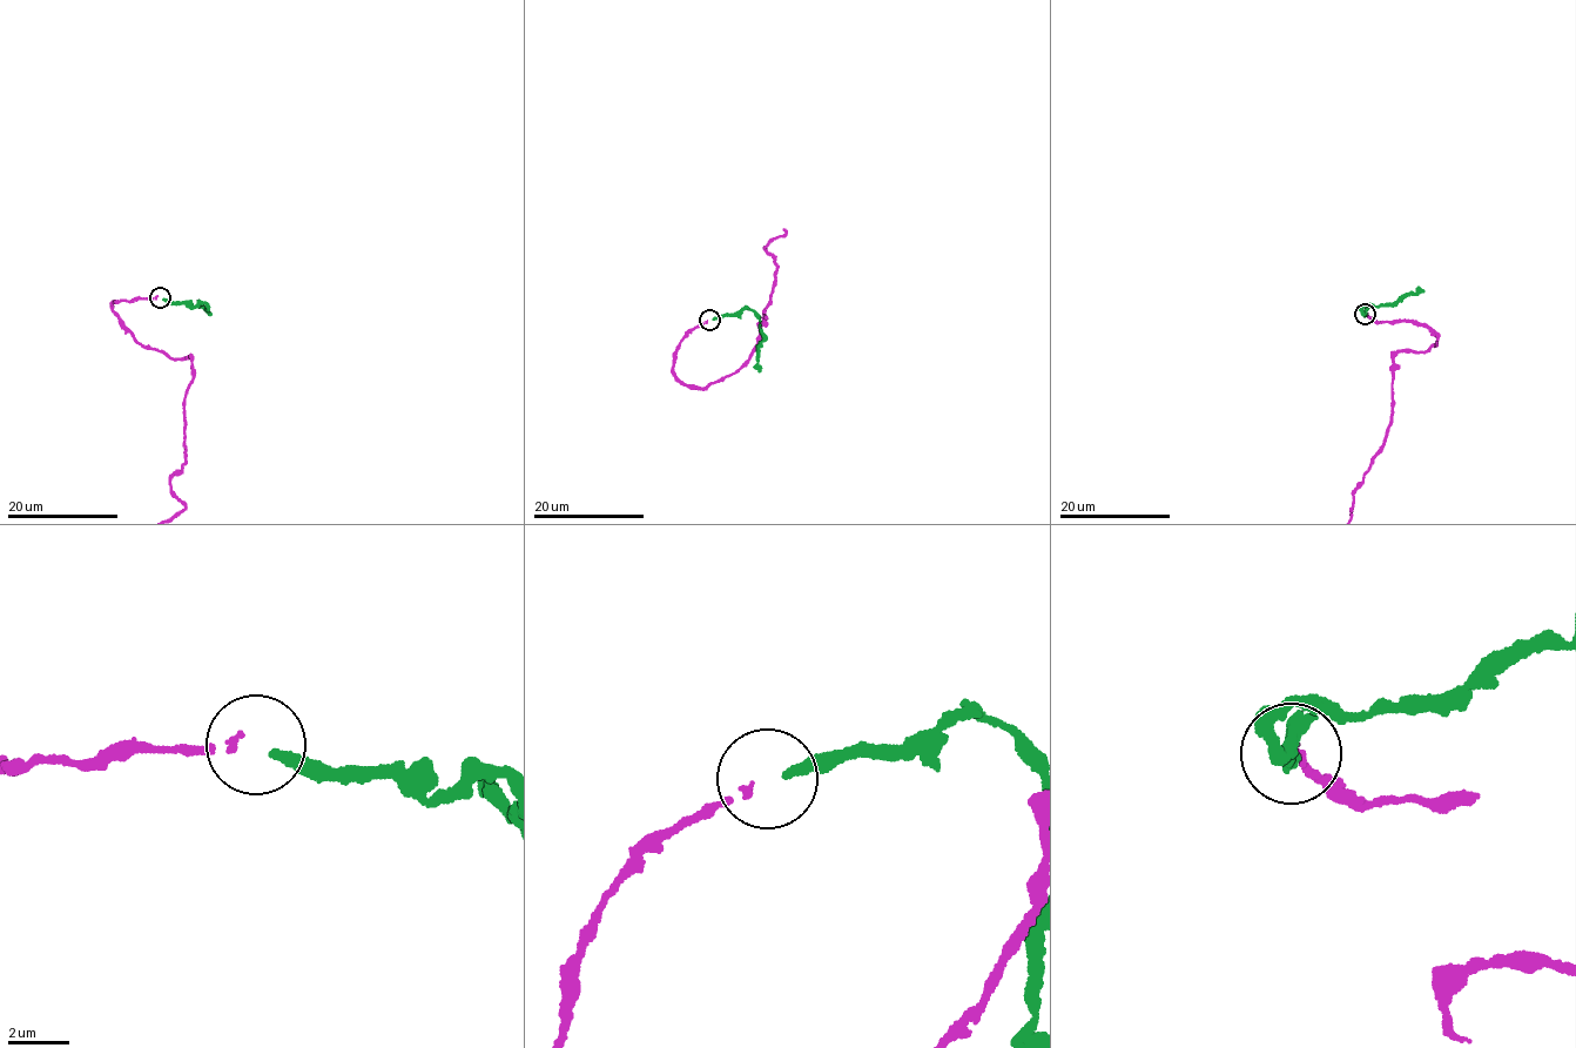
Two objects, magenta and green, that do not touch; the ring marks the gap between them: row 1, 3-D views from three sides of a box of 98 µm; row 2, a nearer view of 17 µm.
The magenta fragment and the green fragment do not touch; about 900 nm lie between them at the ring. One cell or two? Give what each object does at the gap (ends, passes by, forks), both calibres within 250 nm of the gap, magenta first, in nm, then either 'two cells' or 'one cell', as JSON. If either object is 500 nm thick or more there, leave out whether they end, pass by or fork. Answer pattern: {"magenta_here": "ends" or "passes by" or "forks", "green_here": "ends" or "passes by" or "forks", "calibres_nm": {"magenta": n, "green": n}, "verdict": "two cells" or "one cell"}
{"magenta_here": "ends", "green_here": "ends", "calibres_nm": {"magenta": 190, "green": 320}, "verdict": "one cell"}

